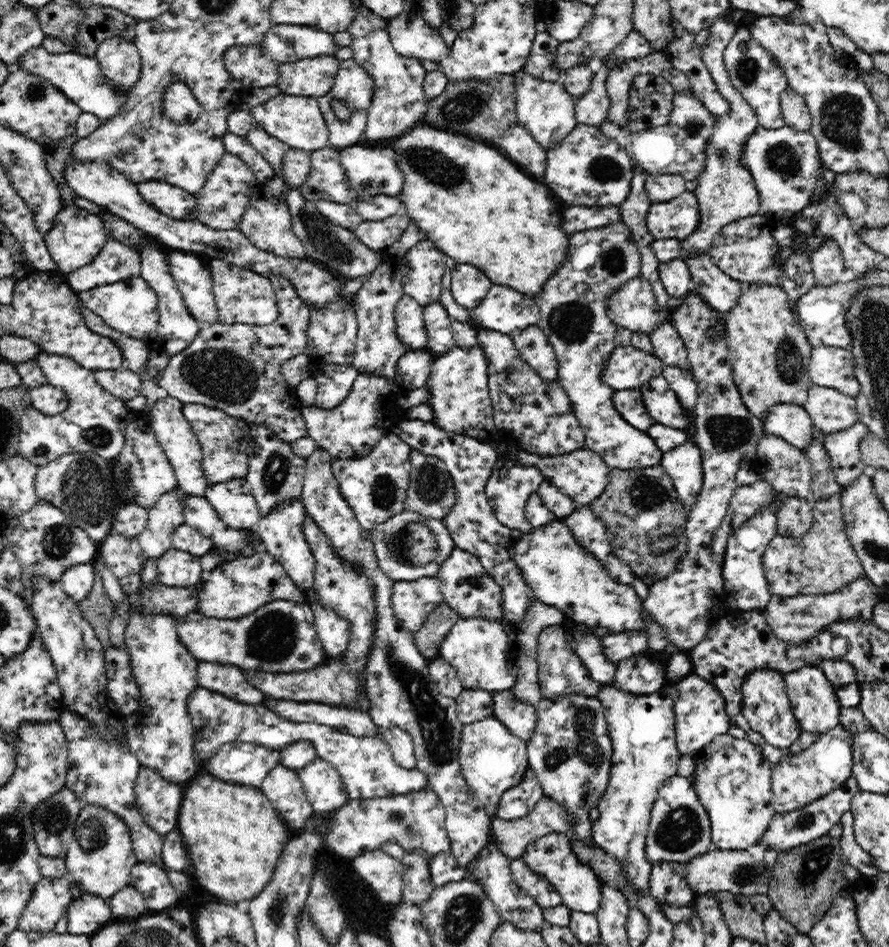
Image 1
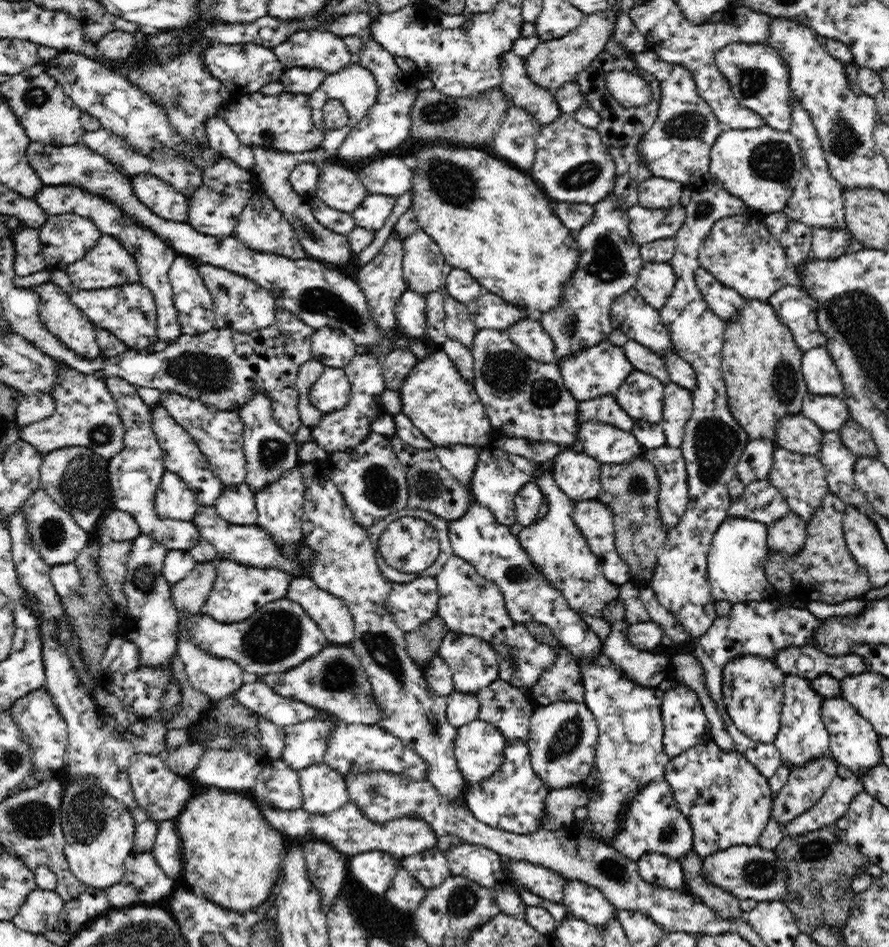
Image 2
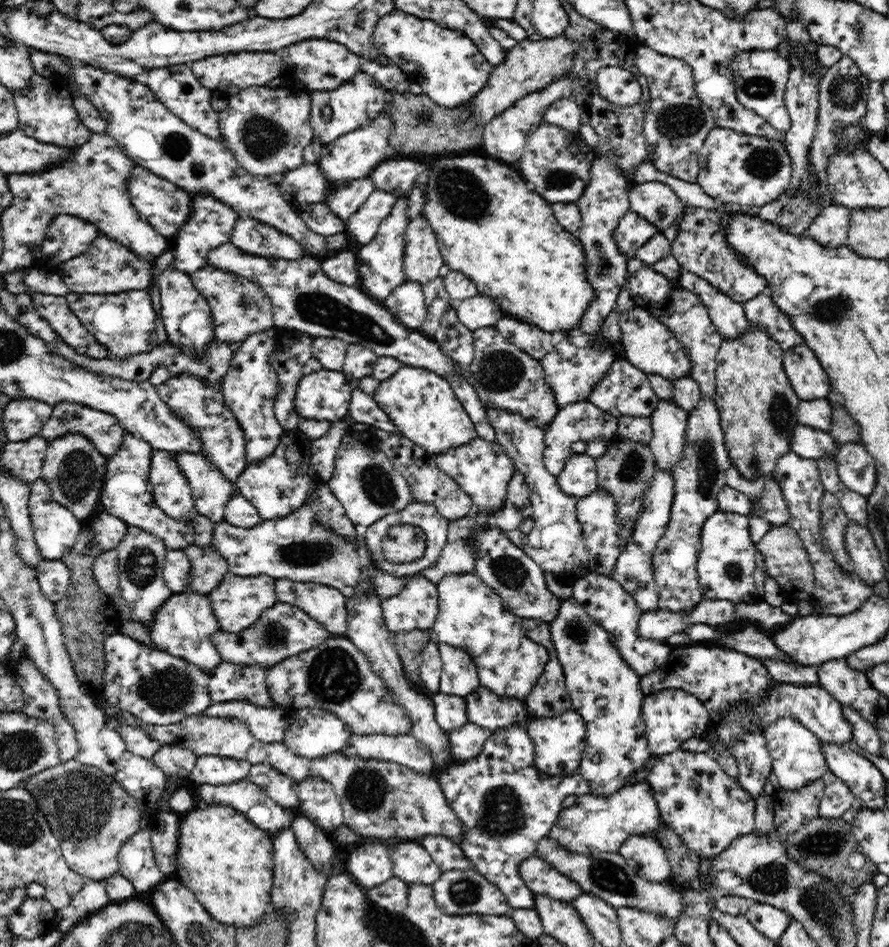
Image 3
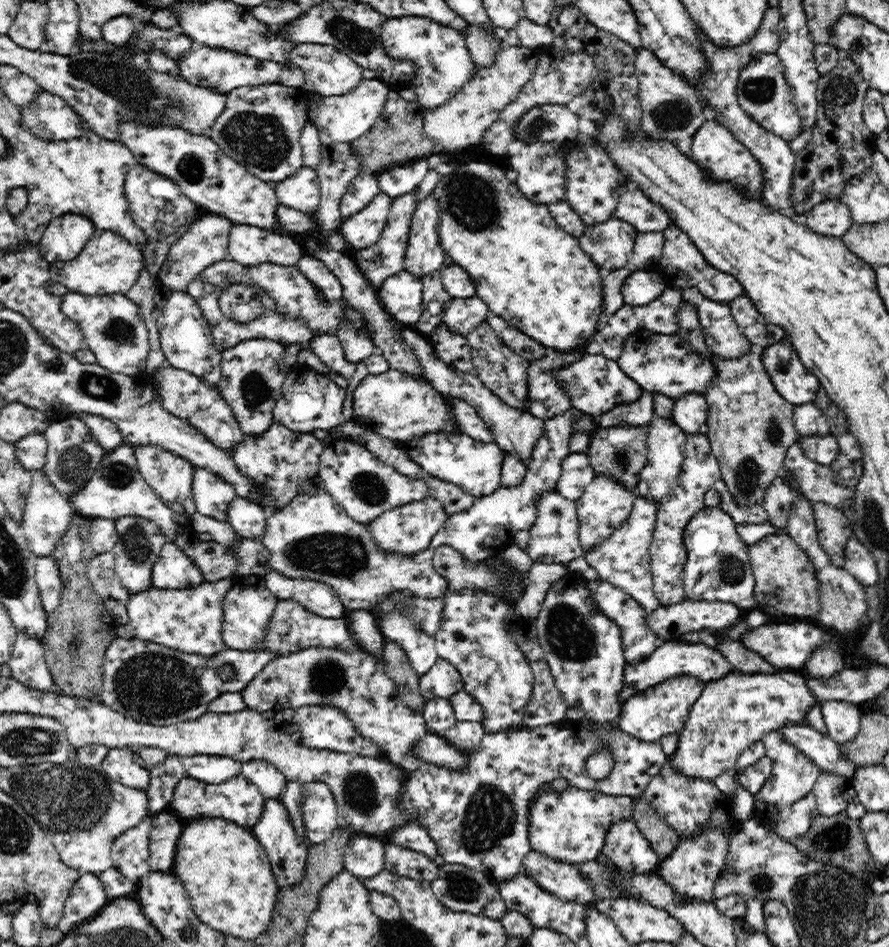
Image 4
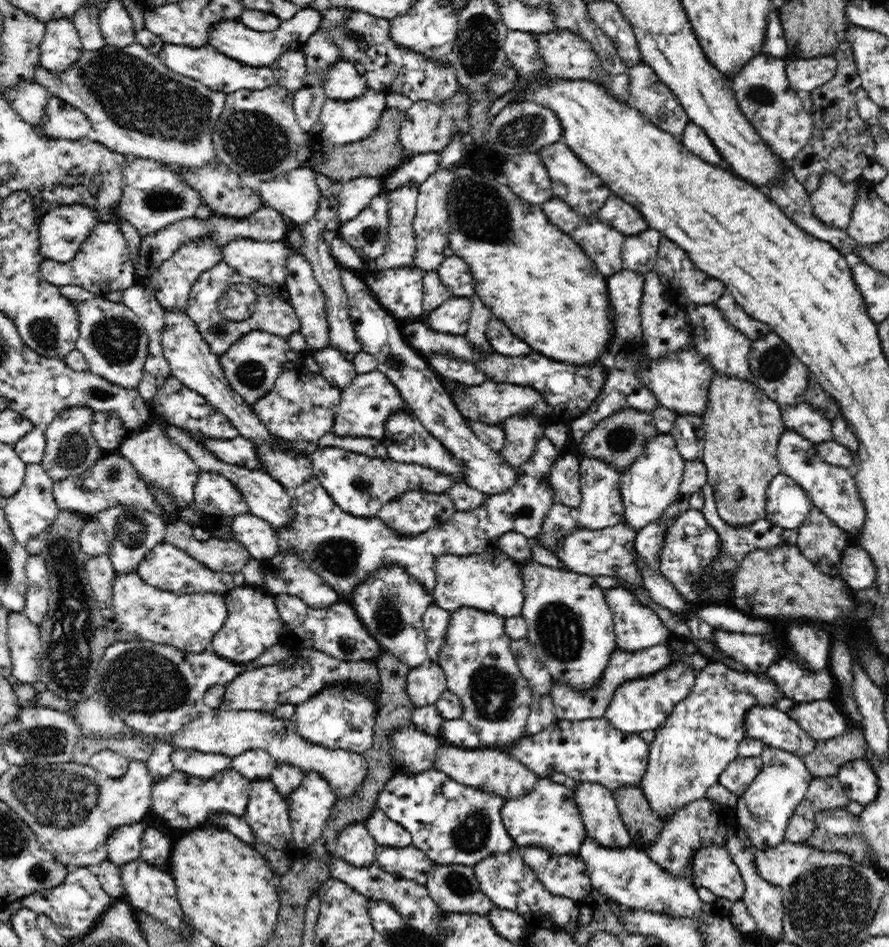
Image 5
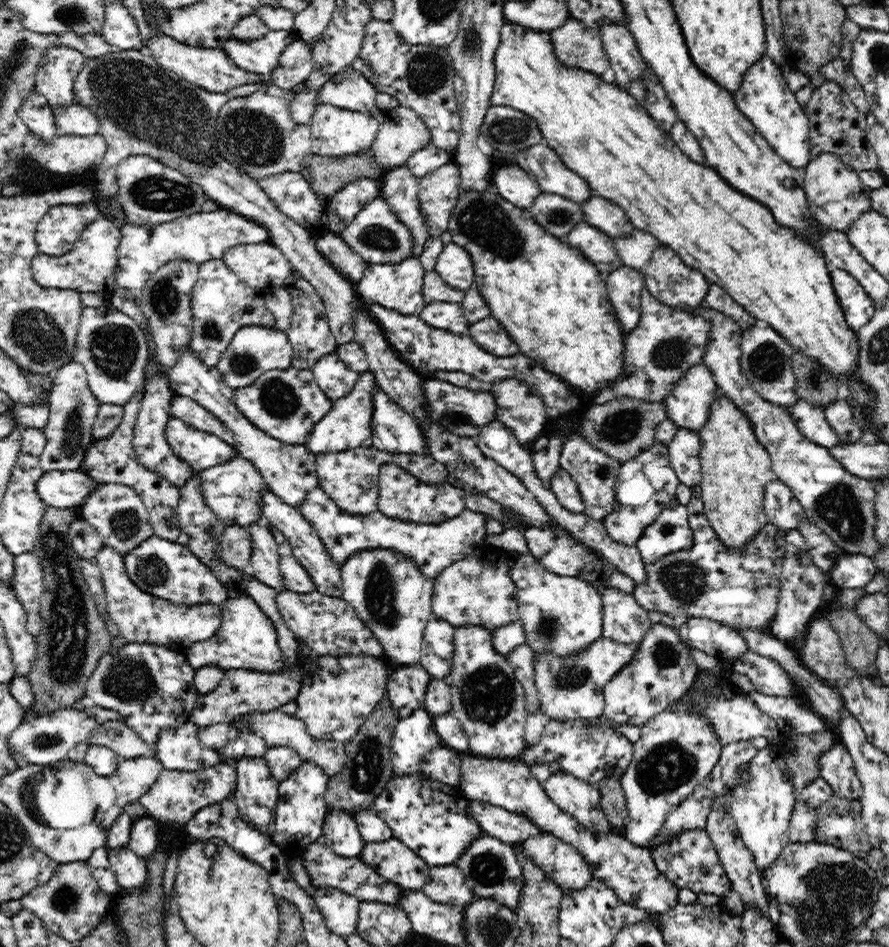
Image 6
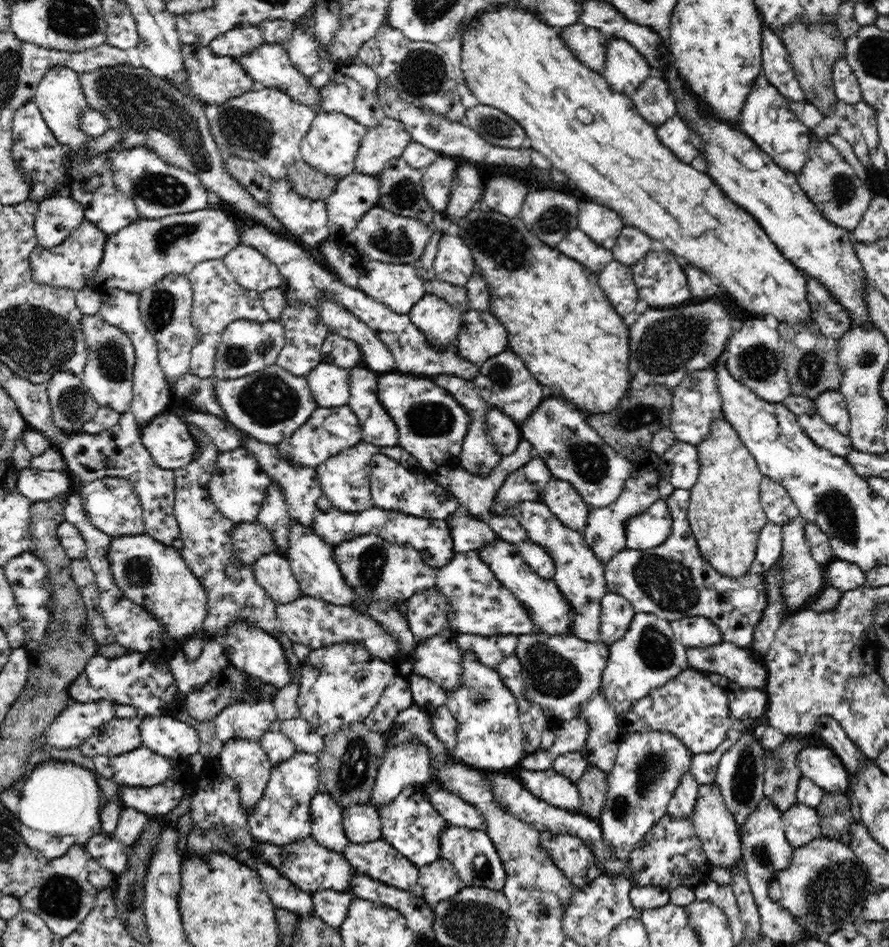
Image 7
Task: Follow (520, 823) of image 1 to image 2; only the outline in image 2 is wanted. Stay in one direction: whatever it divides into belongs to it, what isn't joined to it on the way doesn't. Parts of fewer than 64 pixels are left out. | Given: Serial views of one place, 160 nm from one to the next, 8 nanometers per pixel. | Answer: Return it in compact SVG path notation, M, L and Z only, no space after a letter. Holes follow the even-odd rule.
M566 788L564 790L551 790L544 802L546 816L542 828L550 830L569 830L577 824L574 810L579 806L586 806L588 801L584 788Z

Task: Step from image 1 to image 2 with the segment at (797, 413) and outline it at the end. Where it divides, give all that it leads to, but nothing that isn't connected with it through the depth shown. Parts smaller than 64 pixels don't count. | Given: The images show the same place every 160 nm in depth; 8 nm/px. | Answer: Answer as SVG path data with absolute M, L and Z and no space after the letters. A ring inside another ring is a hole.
M801 413L786 414L776 424L776 444L786 450L815 455L822 448L823 430Z

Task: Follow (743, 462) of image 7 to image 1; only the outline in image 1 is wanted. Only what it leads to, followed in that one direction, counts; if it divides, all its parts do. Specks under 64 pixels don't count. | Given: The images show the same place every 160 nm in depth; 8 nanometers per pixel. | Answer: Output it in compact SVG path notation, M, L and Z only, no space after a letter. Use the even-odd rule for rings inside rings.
M780 284L745 285L733 310L723 314L735 385L744 406L762 421L774 404L803 406L813 384L809 375L813 347L789 302L788 293Z

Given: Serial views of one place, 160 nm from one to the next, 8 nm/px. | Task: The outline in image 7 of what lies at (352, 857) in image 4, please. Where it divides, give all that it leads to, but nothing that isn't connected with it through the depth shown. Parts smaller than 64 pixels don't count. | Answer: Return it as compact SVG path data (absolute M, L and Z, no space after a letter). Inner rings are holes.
M318 793L310 801L310 836L324 848L342 853L350 844L343 827L343 808L330 794Z

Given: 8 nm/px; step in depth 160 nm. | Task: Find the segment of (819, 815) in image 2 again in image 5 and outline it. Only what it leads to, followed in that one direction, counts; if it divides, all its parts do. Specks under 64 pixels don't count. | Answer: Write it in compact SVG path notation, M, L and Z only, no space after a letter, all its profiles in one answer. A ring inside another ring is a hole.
M837 775L814 777L809 782L805 800L811 803L817 815L850 802Z

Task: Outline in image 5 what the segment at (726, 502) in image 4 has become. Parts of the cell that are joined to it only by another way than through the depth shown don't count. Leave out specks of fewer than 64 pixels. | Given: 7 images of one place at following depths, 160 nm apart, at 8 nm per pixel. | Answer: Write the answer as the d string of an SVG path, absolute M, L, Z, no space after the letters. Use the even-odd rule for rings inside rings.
M706 484L701 491L704 493L704 504L701 509L702 515L704 515L706 523L710 525L710 529L714 529L714 531L718 533L718 537L720 537L720 554L718 554L718 558L711 564L712 575L722 577L729 573L735 573L742 563L742 560L749 553L754 553L758 550L773 550L780 547L782 544L786 544L781 538L784 530L775 526L773 523L770 523L767 519L754 522L752 525L747 526L732 527L728 525L726 521L720 519L718 511L716 511L714 489Z

